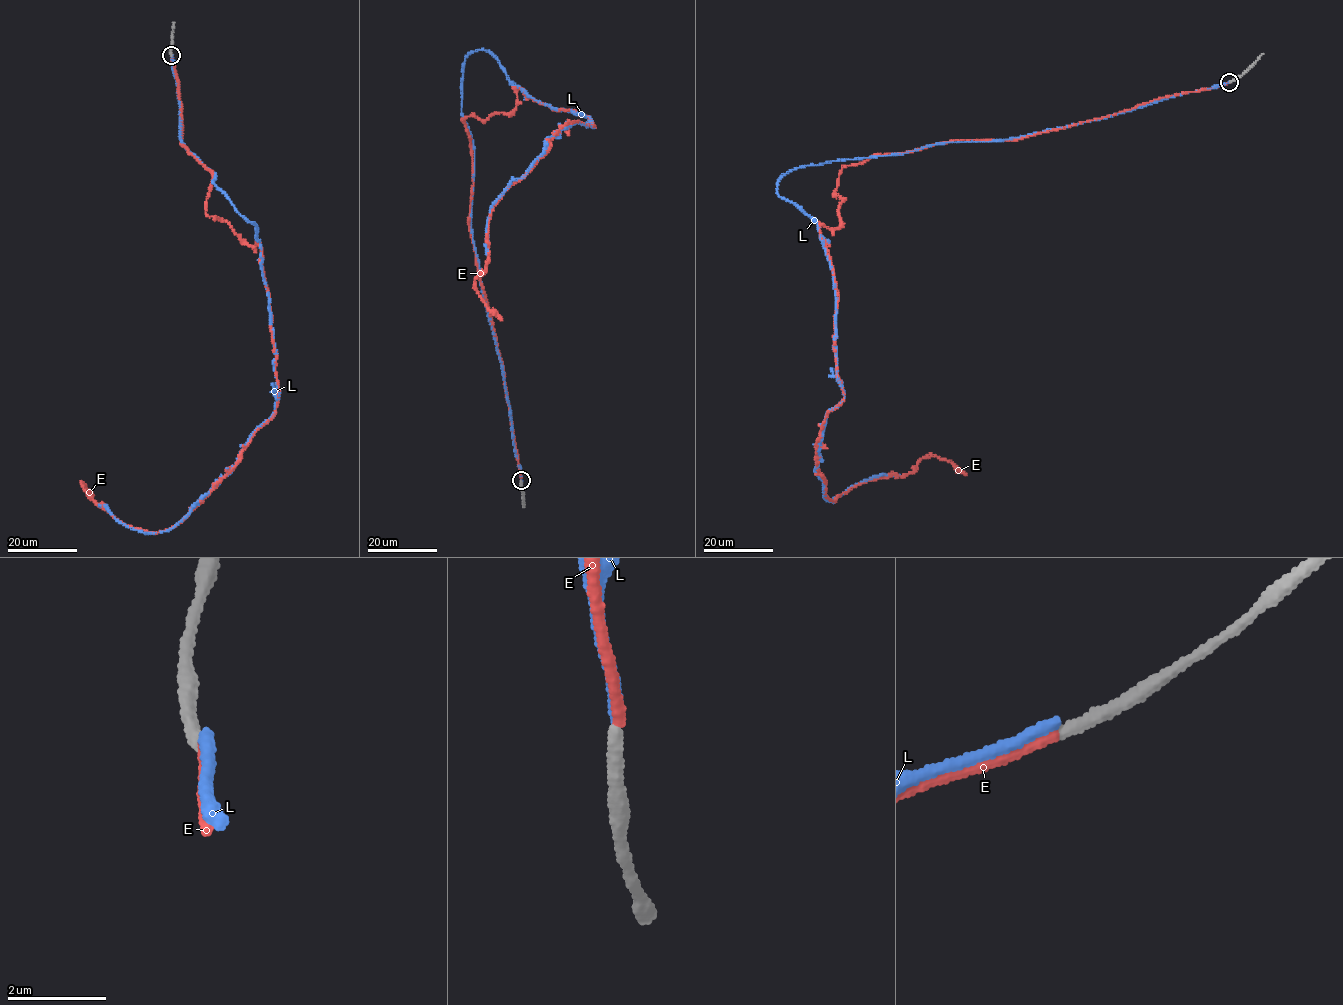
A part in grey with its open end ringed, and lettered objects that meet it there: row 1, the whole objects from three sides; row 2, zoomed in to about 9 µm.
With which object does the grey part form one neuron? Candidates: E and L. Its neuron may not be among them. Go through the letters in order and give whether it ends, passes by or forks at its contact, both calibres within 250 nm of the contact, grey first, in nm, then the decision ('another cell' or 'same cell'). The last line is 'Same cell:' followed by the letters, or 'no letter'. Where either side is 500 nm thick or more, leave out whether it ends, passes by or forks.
E: it ends; calibres 280 and 200 nm; same cell
L: it ends; calibres 280 and 240 nm; another cell
Same cell: E

